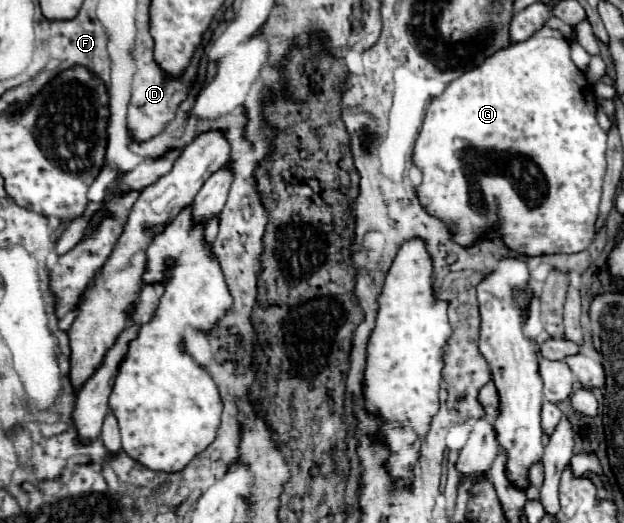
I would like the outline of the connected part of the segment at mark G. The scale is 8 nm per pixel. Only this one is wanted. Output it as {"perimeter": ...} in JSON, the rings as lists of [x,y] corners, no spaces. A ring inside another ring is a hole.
{"perimeter":[[[542,27],[536,35],[532,35],[526,41],[512,43],[506,49],[496,51],[490,55],[482,65],[466,71],[460,79],[454,79],[440,97],[432,99],[426,119],[422,125],[422,131],[418,135],[416,147],[414,147],[414,165],[422,173],[422,183],[418,185],[418,197],[420,203],[426,207],[428,213],[442,219],[450,231],[454,233],[454,241],[460,245],[472,245],[478,235],[492,229],[492,225],[498,225],[492,235],[500,235],[504,243],[526,255],[546,255],[546,253],[578,253],[584,251],[596,231],[596,219],[598,219],[598,205],[600,205],[600,193],[602,193],[602,177],[606,171],[606,131],[596,121],[596,97],[592,95],[592,87],[588,87],[588,81],[584,73],[572,63],[570,59],[570,47],[576,43],[576,29],[572,29],[570,35],[564,35],[558,29]]]}

